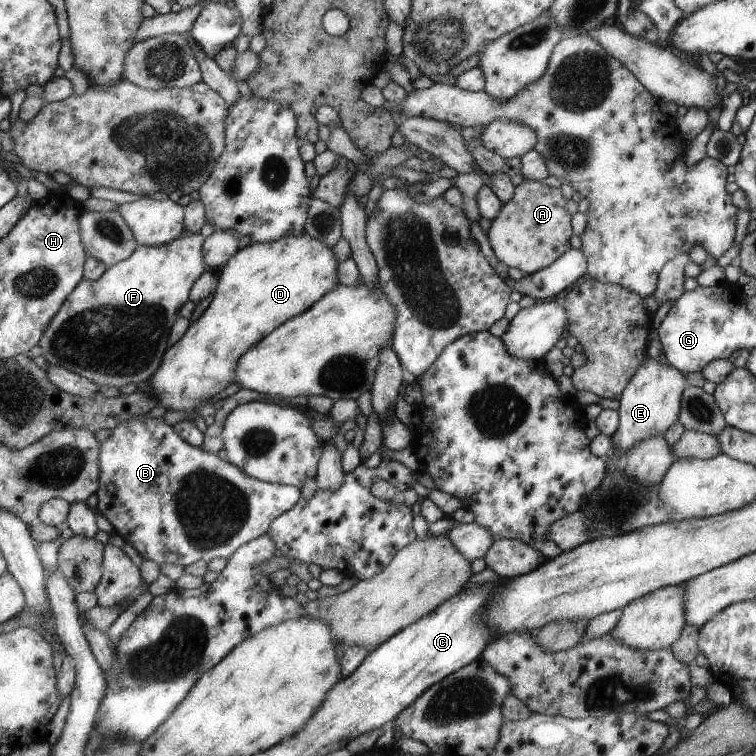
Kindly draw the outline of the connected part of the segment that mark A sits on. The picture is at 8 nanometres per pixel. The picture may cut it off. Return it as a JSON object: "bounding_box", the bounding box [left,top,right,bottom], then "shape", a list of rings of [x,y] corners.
{"bounding_box":[487,148,572,275],"shape":[[[535,148],[521,157],[520,183],[515,186],[514,196],[507,203],[503,203],[499,216],[491,222],[487,232],[493,253],[497,256],[497,262],[504,263],[508,268],[518,268],[527,275],[547,267],[570,248],[572,214],[566,210],[566,198],[560,192],[560,188],[549,187],[544,182],[549,175],[544,157]]]}

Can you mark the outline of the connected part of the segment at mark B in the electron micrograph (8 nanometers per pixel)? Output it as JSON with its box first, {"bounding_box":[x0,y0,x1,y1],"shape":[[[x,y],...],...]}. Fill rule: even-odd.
{"bounding_box":[95,415,302,567],"shape":[[[146,415],[128,419],[116,426],[112,430],[110,438],[104,440],[101,444],[101,449],[99,450],[99,489],[95,494],[98,497],[96,510],[99,510],[111,522],[114,533],[120,535],[121,540],[124,540],[124,542],[130,543],[143,559],[150,559],[160,566],[166,562],[181,564],[184,567],[199,560],[205,560],[209,563],[220,557],[228,559],[240,546],[268,532],[272,521],[282,513],[289,511],[302,496],[297,486],[279,485],[278,483],[269,483],[252,478],[251,475],[247,475],[235,464],[224,461],[215,454],[204,452],[200,447],[196,448],[188,444],[183,438],[180,438],[179,433],[173,429],[172,425],[169,426],[166,422],[163,422],[163,418],[146,418]]]}

